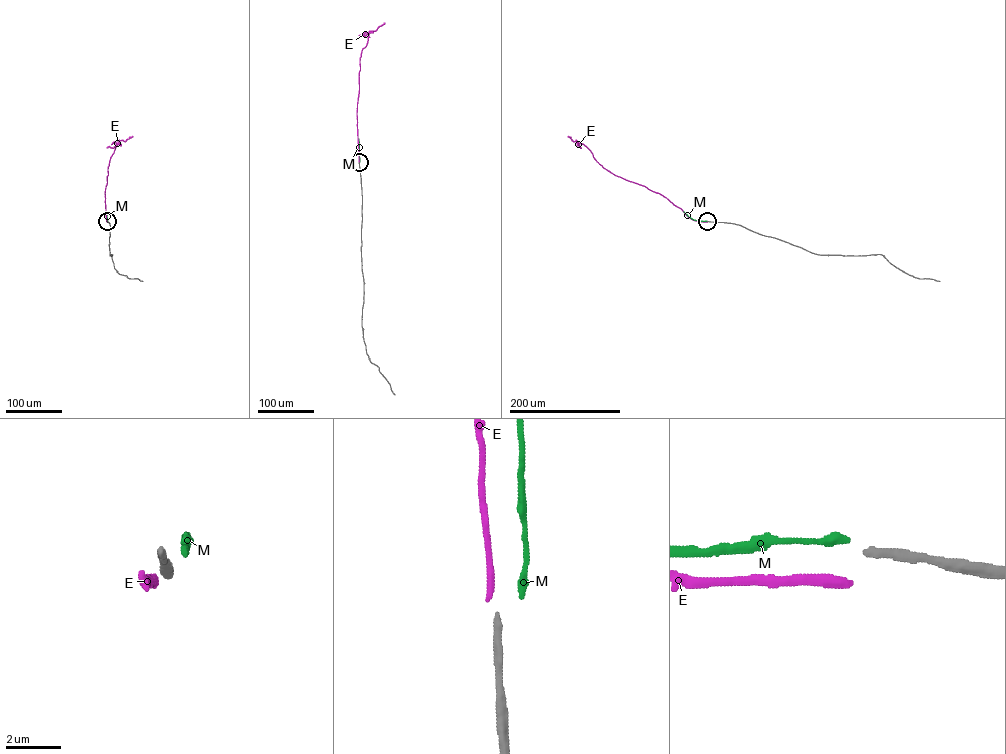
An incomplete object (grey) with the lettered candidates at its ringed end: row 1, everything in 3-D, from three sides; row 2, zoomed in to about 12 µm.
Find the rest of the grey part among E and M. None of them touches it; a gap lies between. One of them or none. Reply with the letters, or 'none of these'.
none of these

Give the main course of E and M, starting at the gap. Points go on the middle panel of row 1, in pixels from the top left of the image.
E: (359, 162), (357, 111), (360, 58), (368, 34), (384, 22)
M: (359, 162), (358, 138)

